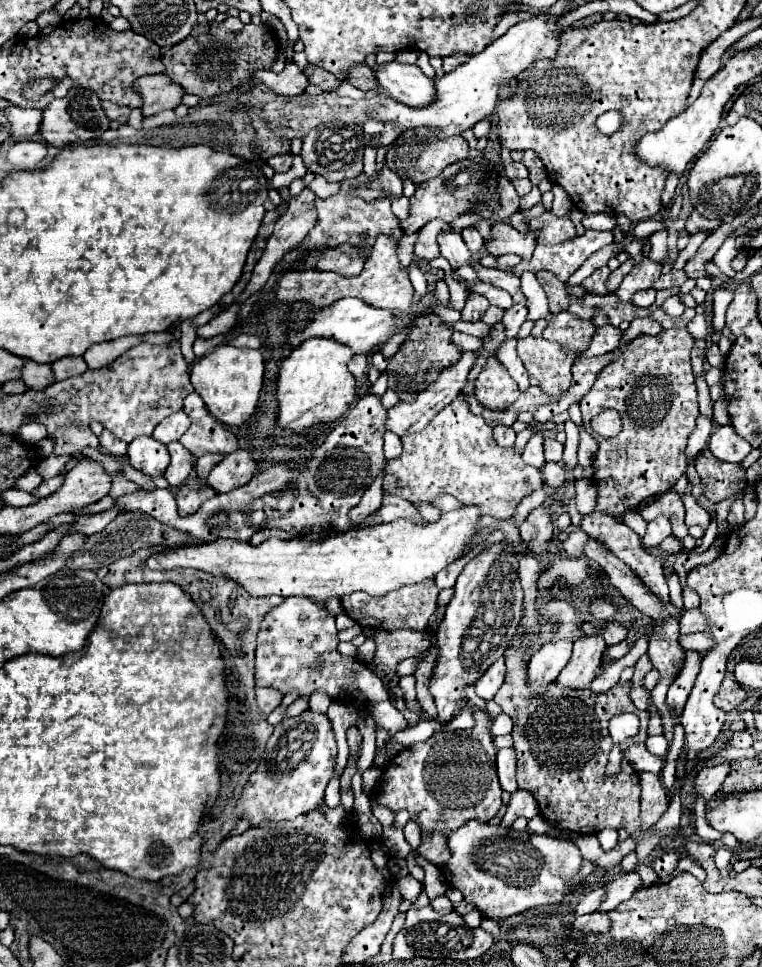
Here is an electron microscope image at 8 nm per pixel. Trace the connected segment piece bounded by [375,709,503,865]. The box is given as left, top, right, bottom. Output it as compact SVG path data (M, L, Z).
M473 709L473 715L475 715L475 727L471 731L451 731L449 735L448 732L435 732L427 741L411 745L411 747L403 749L399 755L395 755L383 773L379 791L375 795L375 801L379 801L381 805L389 807L395 813L399 809L407 809L411 815L417 817L423 831L433 831L433 837L421 839L419 853L421 853L421 857L425 857L427 861L437 863L437 865L441 861L447 861L447 857L449 857L447 841L441 831L457 829L457 827L465 825L467 819L477 819L477 821L487 823L491 817L495 817L495 813L503 805L501 787L499 787L499 779L497 779L497 767L495 767L495 747L493 747L491 735L489 735L491 721L489 721L487 713L483 713L481 709Z

